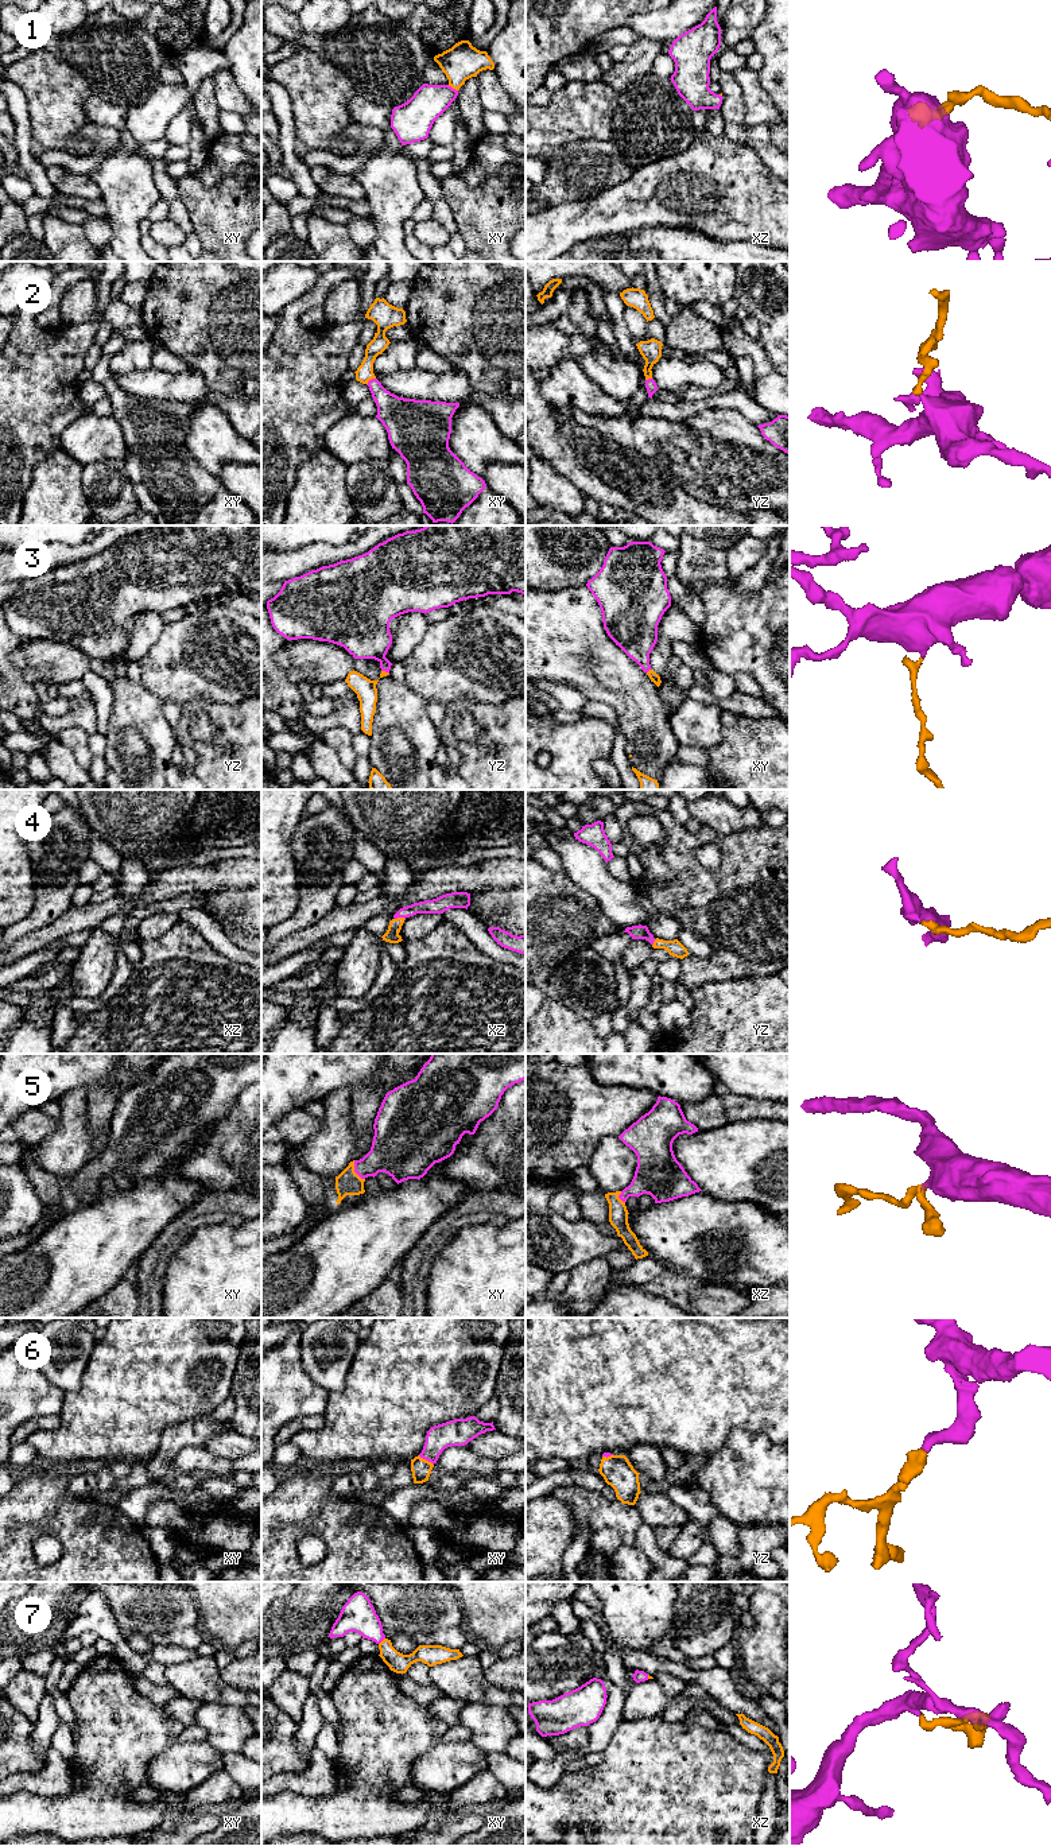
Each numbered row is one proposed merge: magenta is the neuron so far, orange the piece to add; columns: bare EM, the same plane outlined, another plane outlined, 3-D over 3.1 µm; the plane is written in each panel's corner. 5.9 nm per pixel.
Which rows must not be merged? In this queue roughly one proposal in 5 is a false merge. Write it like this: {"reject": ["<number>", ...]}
{"reject": []}

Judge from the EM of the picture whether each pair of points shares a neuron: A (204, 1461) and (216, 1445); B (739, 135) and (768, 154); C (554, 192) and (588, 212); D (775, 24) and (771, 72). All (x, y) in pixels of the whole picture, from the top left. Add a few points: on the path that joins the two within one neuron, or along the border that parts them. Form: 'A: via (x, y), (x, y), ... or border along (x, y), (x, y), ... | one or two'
A: border along (201, 1445), (232, 1461) | two
B: via (745, 135), (749, 135), (761, 147) | one
C: border along (602, 190), (592, 197), (547, 205), (545, 208) | two
D: via (771, 37), (771, 59) | one

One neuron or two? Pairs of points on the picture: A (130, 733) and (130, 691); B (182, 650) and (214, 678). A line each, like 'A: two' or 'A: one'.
A: one
B: one

